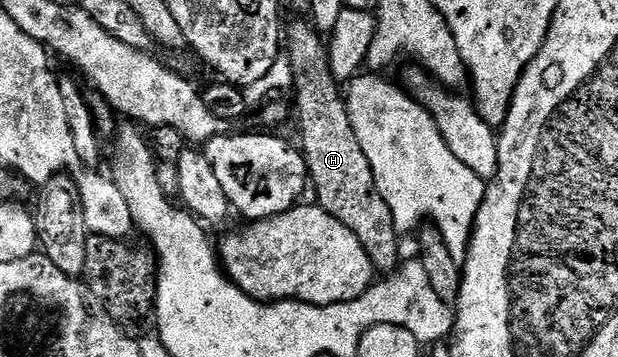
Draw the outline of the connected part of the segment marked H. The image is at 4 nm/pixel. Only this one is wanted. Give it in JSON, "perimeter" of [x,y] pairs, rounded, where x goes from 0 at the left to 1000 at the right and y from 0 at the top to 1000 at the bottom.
{"perimeter":[[[472,59],[479,64],[464,67],[463,76],[463,148],[474,171],[474,193],[477,199],[477,241],[476,263],[479,261],[479,300],[476,305],[476,333],[485,342],[485,367],[492,375],[492,412],[489,409],[489,431],[495,462],[498,465],[498,499],[502,504],[503,532],[511,532],[515,555],[515,577],[528,597],[534,597],[534,608],[540,608],[547,619],[553,619],[553,630],[560,630],[560,641],[566,641],[579,664],[579,675],[586,675],[586,697],[592,697],[592,709],[599,720],[602,745],[615,765],[634,765],[646,751],[650,734],[647,717],[647,669],[641,633],[638,630],[638,608],[631,597],[631,574],[625,574],[625,563],[618,563],[618,541],[612,541],[612,518],[605,518],[605,485],[599,473],[599,451],[592,451],[592,429],[586,429],[586,403],[579,398],[579,384],[573,375],[573,350],[566,350],[566,328],[563,325],[563,294],[558,269],[553,263],[552,235],[547,230],[542,210],[537,207],[537,190],[531,185],[531,140],[528,120],[521,112],[519,90],[513,87],[503,62],[485,64],[492,59]]]}

